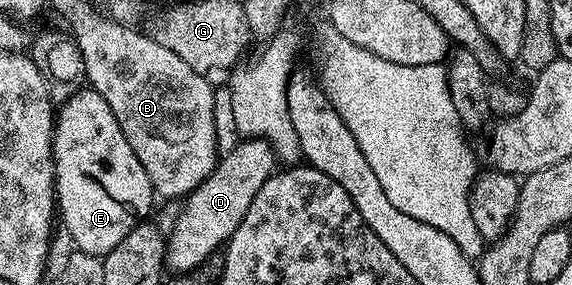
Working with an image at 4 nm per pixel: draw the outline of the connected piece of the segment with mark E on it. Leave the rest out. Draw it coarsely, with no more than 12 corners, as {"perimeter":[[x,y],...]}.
{"perimeter":[[81,88],[53,122],[62,229],[108,254],[151,210],[113,108]]}

